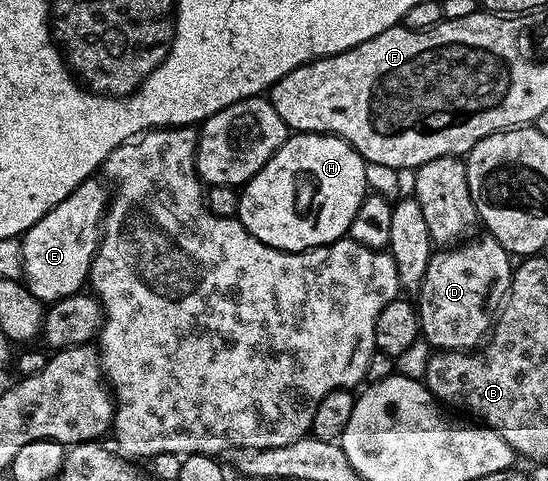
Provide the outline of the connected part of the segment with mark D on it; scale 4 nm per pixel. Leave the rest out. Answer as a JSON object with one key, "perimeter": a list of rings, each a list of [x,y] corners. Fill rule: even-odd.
{"perimeter":[[[490,234],[476,235],[466,242],[444,247],[432,255],[429,266],[425,270],[425,278],[417,293],[419,310],[419,327],[422,339],[428,340],[435,350],[475,350],[488,339],[489,333],[497,319],[496,313],[491,313],[491,304],[487,300],[502,302],[507,298],[511,288],[511,273],[513,271],[512,253],[501,246]]]}

